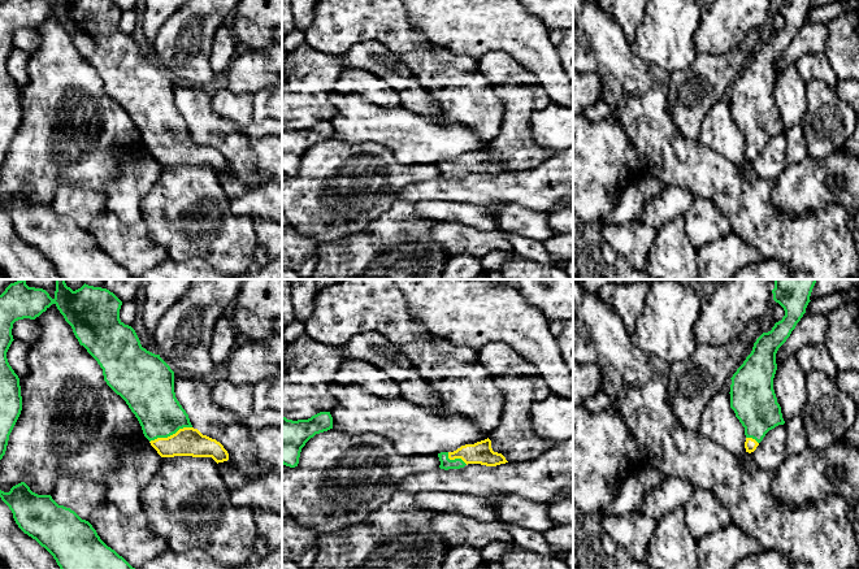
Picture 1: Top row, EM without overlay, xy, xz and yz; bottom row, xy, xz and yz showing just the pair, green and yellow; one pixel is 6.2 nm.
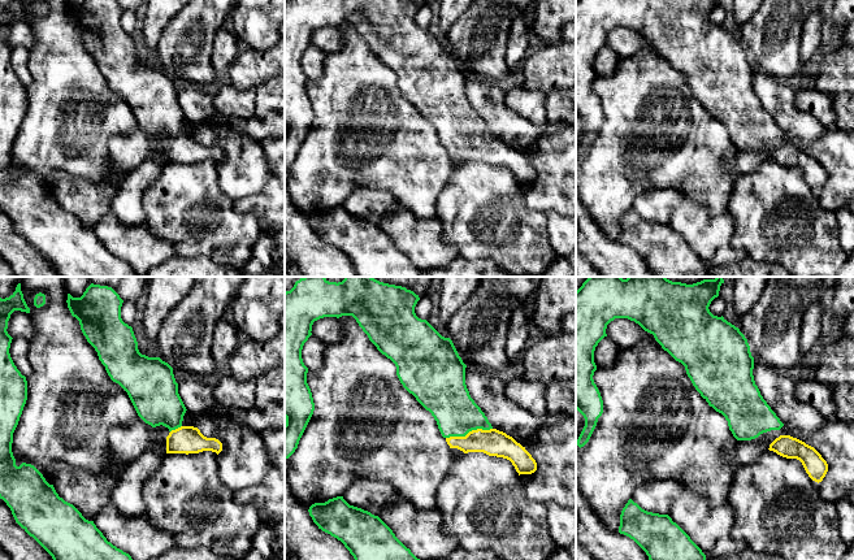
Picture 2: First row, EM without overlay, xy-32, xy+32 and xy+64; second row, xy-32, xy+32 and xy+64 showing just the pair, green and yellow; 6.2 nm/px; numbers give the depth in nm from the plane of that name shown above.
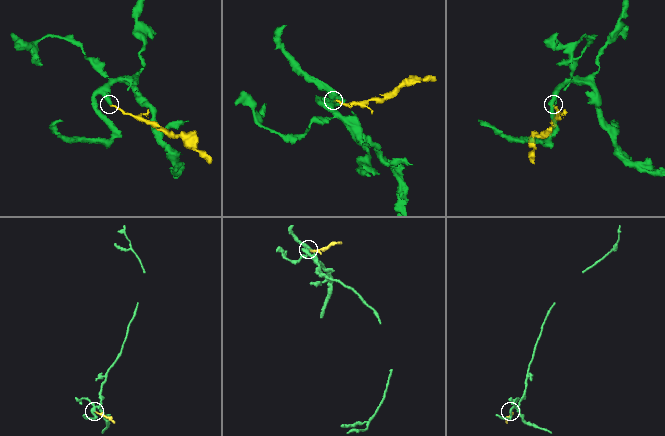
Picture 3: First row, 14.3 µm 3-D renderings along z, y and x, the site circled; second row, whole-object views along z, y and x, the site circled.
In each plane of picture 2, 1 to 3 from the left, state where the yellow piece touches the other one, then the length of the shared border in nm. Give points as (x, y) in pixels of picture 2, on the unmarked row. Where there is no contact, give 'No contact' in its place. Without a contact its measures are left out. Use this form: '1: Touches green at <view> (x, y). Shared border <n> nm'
1: Touches green at xy-32 (176, 137). Shared border 80 nm
2: Touches green at xy+32 (468, 140). Shared border 300 nm
3: No contact

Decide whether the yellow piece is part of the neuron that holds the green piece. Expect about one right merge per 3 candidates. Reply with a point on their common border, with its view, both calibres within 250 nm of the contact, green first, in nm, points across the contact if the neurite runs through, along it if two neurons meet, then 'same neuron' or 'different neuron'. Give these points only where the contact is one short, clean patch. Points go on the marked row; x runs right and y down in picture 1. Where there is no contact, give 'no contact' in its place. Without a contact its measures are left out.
xy (170, 434) | 280/180 nm | across xy (152, 399), (170, 434), (186, 442) | same neuron

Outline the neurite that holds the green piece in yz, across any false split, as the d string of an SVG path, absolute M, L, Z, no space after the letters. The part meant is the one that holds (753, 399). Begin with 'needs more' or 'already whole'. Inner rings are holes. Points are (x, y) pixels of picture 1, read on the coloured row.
needs more; M775 279L773 300L784 308L785 316L756 339L751 353L730 378L730 408L745 427L749 453L769 430L785 424L773 390L776 353L806 313L816 281Z

